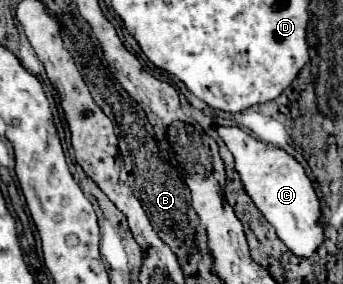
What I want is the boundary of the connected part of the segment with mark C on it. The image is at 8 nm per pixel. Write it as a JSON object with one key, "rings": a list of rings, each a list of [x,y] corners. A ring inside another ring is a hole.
{"rings":[[[222,126],[222,140],[234,156],[234,168],[240,174],[248,196],[254,200],[256,208],[264,214],[264,218],[276,228],[278,238],[296,254],[310,258],[324,242],[324,226],[320,222],[322,208],[320,200],[304,174],[304,168],[284,150],[264,144],[242,128],[224,128]]]}

